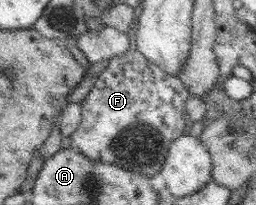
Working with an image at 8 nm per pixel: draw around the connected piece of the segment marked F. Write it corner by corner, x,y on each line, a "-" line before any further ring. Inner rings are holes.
130,50
126,55
110,59
109,62
80,102
81,122
70,138
78,151
91,160
111,163
153,177
160,173
169,152
169,145
188,130
184,120
185,101
192,94
181,79
162,71
158,64
150,62
137,50

